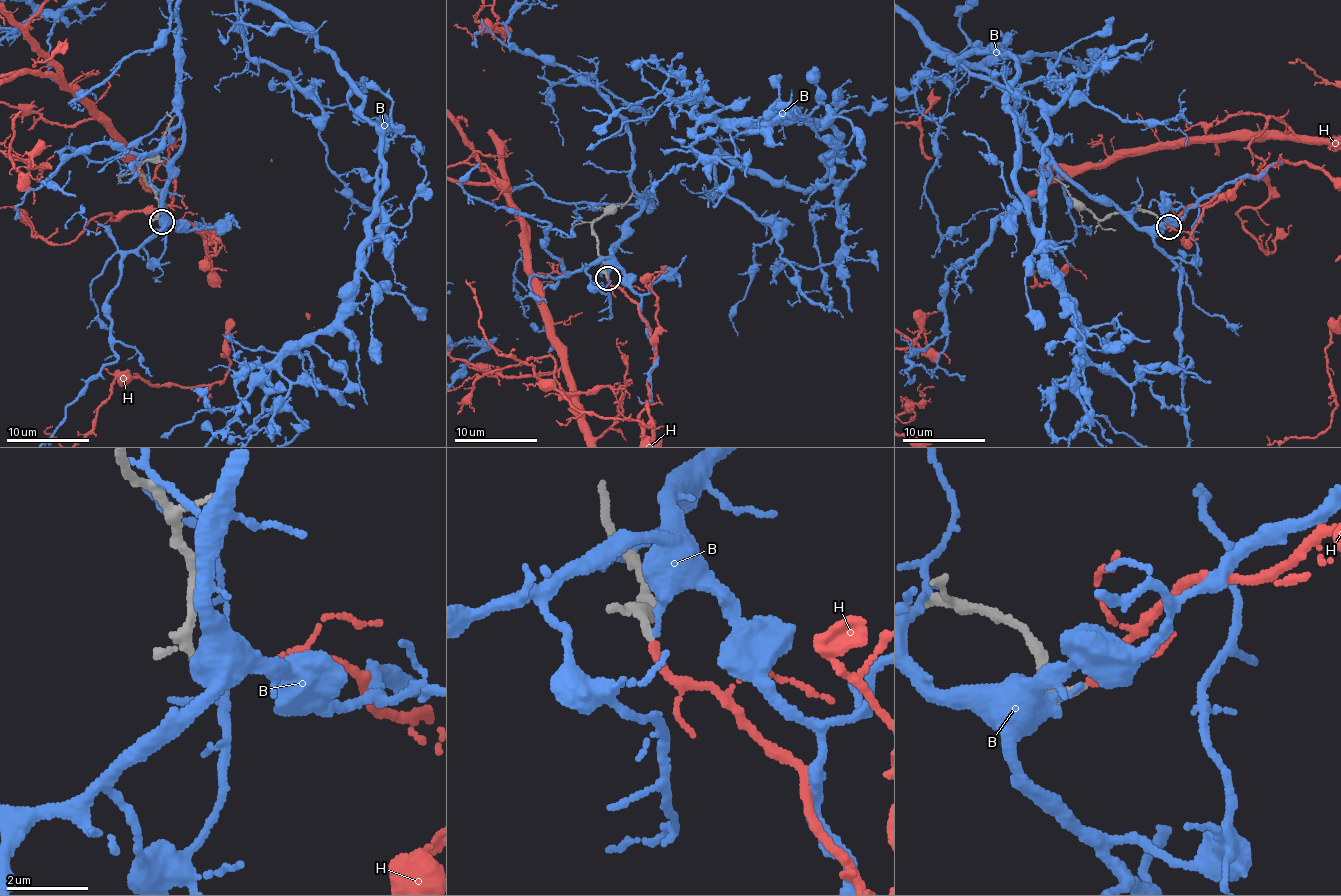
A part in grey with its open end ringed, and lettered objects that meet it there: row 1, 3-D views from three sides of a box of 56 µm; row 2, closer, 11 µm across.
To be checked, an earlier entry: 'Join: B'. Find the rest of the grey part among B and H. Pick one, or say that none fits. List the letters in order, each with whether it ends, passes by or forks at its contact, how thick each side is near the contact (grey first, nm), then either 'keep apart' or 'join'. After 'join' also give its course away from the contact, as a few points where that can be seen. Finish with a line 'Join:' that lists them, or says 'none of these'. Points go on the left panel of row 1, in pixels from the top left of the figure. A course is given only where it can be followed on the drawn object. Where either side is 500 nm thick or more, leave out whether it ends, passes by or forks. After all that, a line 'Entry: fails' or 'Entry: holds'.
B: it ends | 190/150 nm | keep apart
H: it ends | 160/200 nm | join
Join: H
Entry: fails

